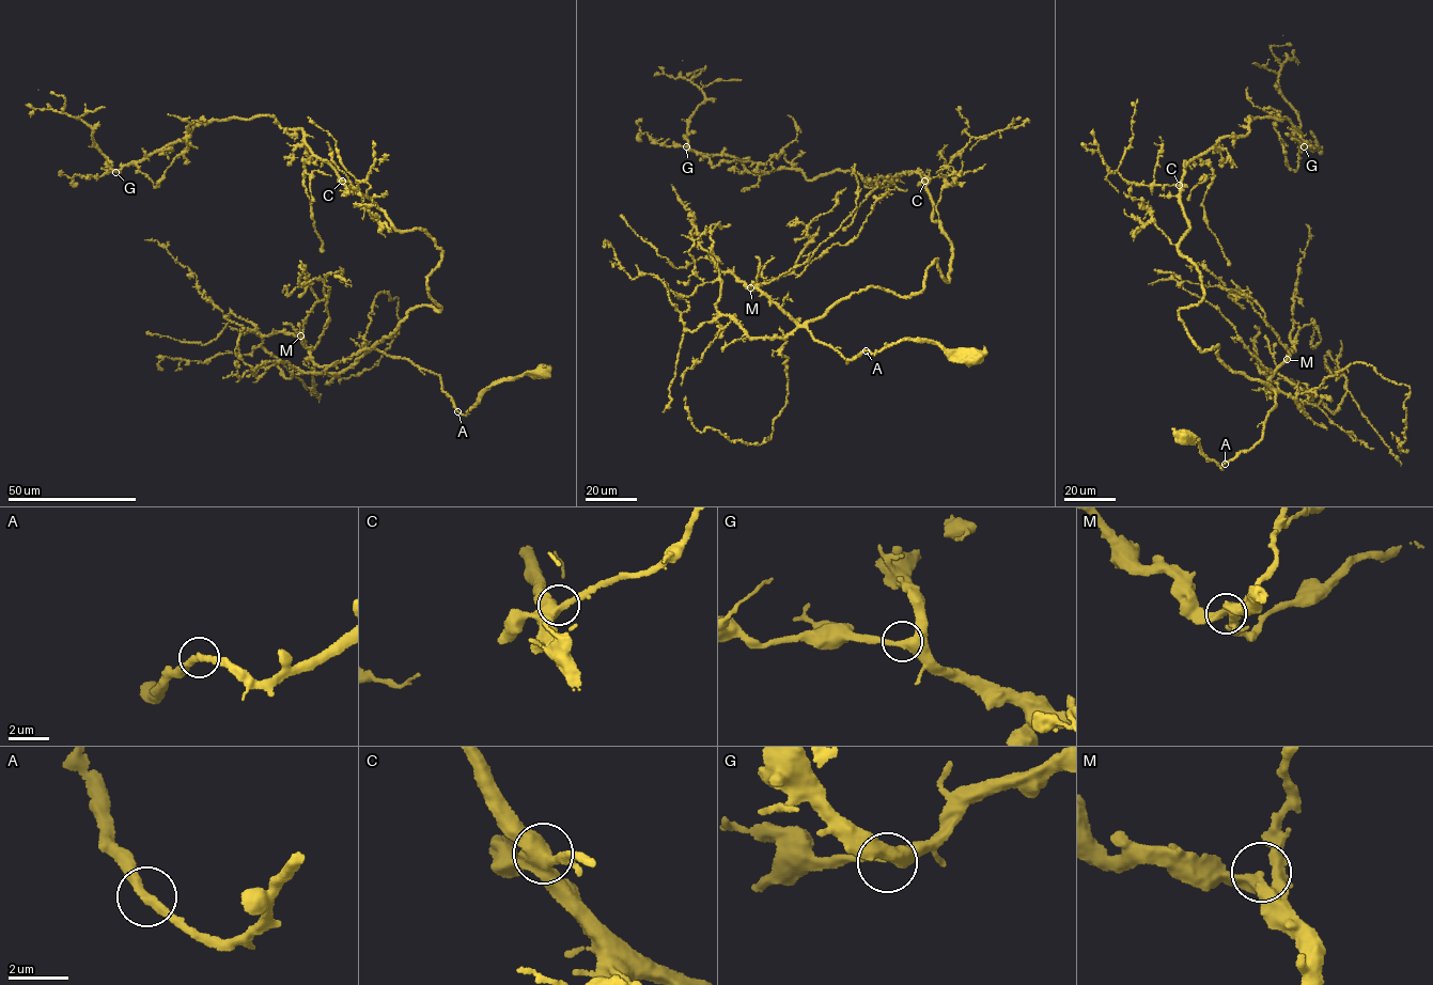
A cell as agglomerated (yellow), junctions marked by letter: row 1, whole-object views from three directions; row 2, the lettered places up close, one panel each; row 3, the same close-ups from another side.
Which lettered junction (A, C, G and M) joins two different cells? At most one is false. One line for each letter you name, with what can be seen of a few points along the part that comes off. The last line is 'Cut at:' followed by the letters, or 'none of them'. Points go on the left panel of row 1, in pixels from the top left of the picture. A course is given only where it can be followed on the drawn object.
Cut at: none of them

